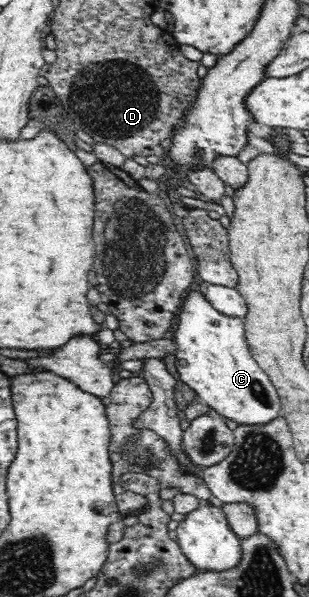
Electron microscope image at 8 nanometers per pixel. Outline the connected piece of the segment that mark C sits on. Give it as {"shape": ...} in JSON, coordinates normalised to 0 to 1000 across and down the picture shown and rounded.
{"shape":[[[602,487],[608,496],[576,524],[573,554],[566,554],[563,613],[579,625],[579,635],[608,645],[634,662],[634,670],[673,678],[683,688],[722,697],[722,702],[757,705],[767,714],[822,714],[867,710],[909,697],[909,670],[874,631],[838,615],[806,588],[796,570],[790,538],[767,531],[735,531],[709,526],[657,496],[657,489]]]}

